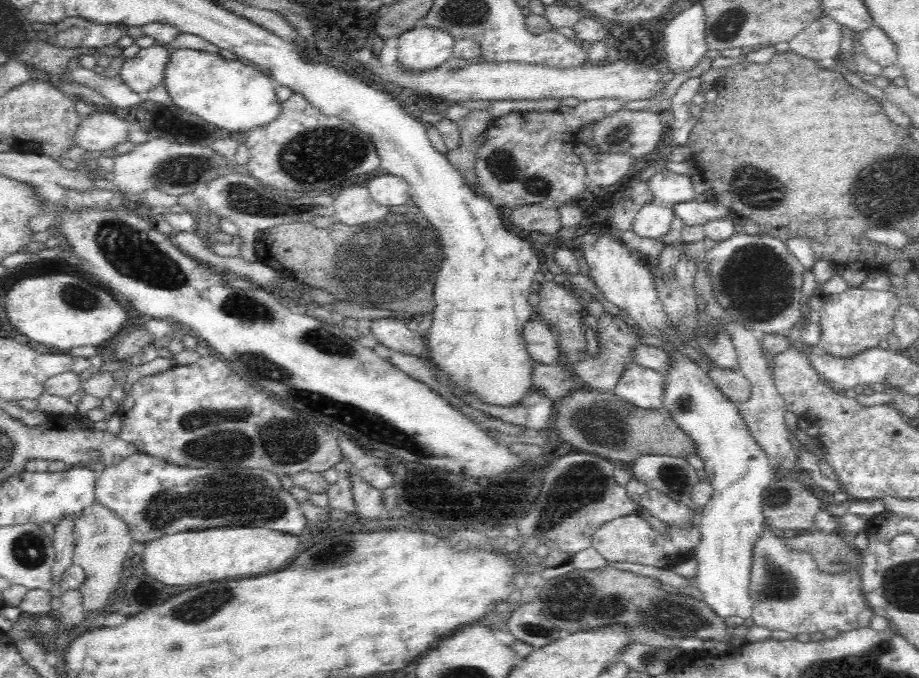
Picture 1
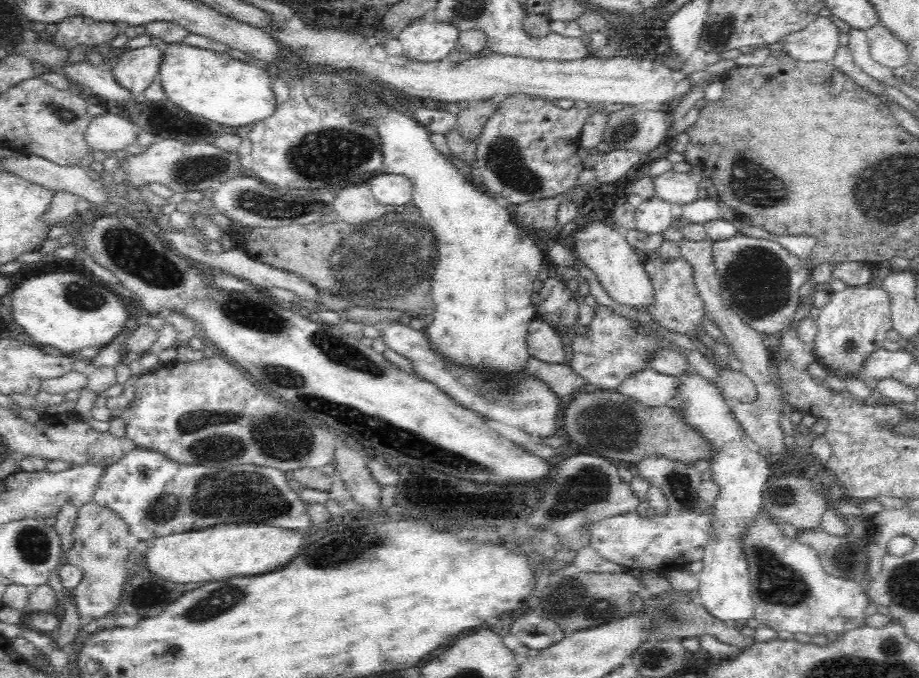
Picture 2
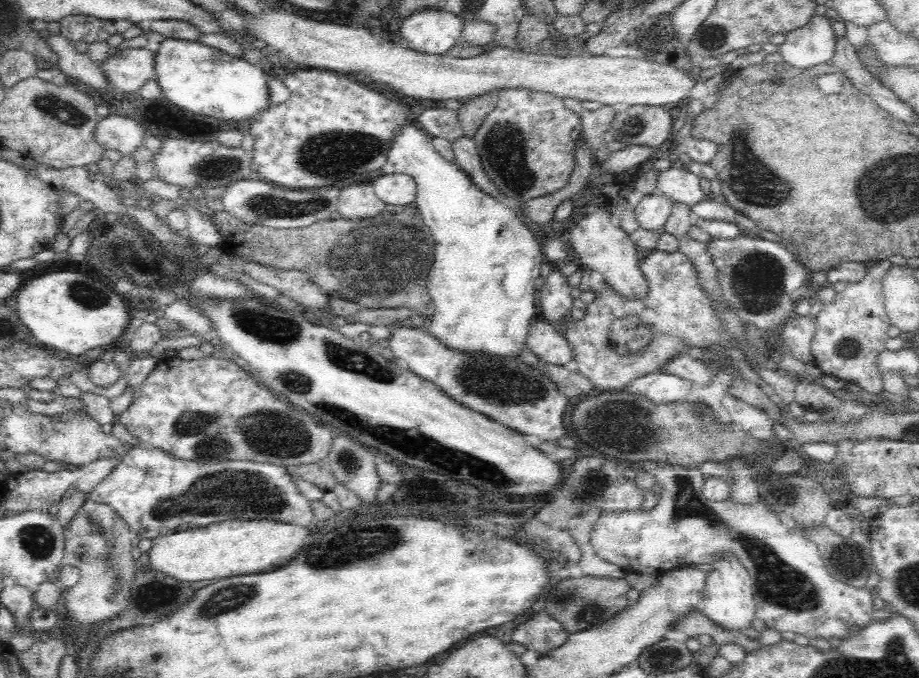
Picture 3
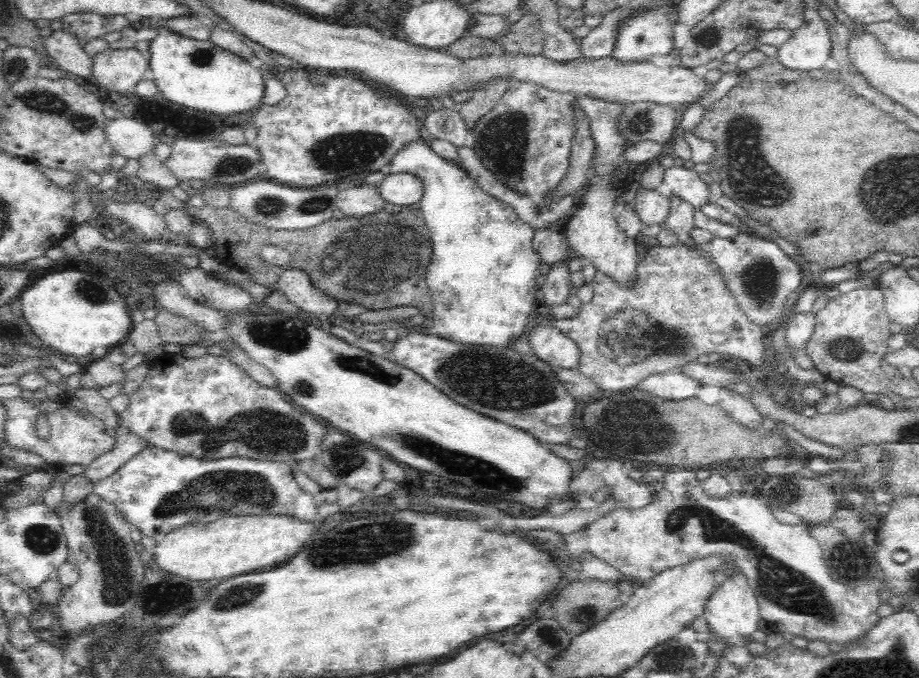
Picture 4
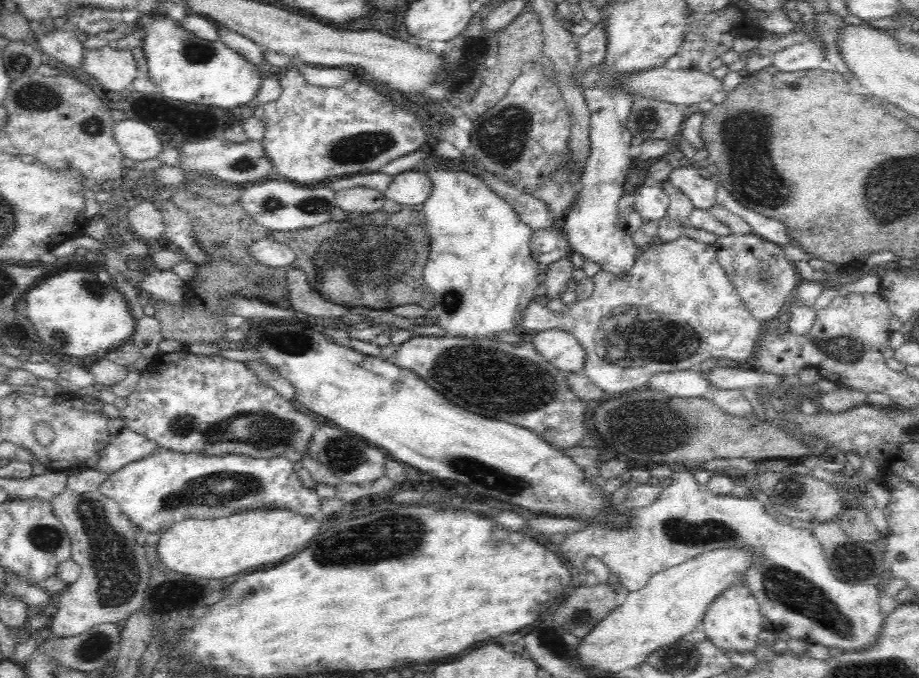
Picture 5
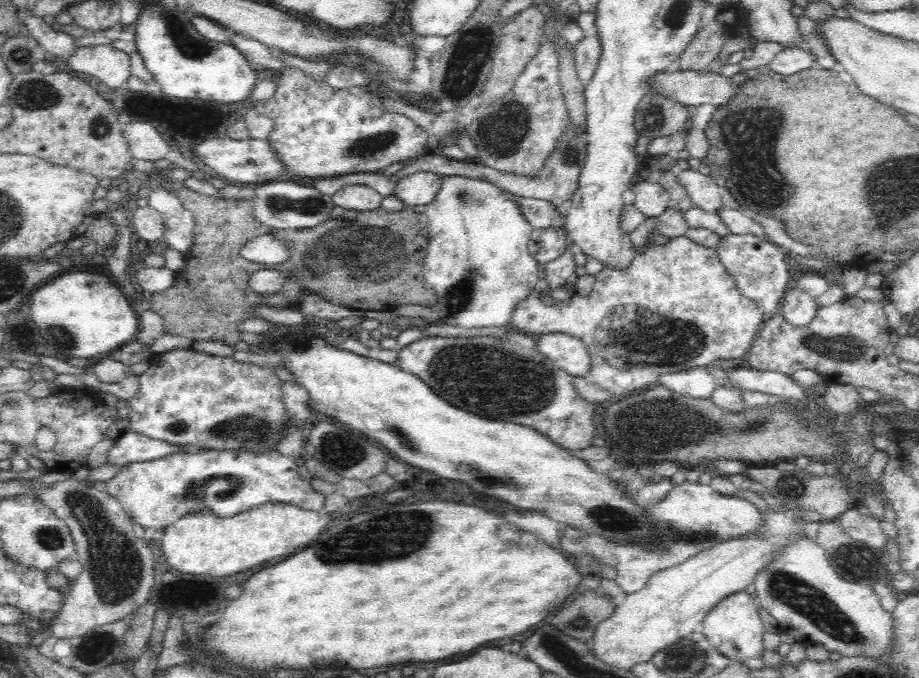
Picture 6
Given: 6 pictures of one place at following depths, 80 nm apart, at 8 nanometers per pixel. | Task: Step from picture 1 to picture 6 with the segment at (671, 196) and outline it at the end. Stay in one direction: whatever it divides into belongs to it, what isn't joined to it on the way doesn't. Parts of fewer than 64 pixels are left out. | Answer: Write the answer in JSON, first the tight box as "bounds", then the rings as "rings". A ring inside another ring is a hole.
{"bounds":[676,169,721,213],"rings":[[[676,169],[676,181],[680,183],[691,198],[694,207],[700,207],[705,212],[716,213],[721,207],[721,189],[714,177],[700,170]]]}

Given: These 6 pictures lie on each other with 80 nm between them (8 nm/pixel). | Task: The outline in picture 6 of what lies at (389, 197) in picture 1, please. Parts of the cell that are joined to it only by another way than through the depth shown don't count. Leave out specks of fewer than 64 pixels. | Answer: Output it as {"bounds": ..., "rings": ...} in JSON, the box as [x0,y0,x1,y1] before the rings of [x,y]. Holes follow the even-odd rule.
{"bounds":[392,171,440,207],"rings":[[[420,171],[400,178],[392,191],[406,207],[427,205],[436,196],[440,188],[440,175],[428,171]]]}

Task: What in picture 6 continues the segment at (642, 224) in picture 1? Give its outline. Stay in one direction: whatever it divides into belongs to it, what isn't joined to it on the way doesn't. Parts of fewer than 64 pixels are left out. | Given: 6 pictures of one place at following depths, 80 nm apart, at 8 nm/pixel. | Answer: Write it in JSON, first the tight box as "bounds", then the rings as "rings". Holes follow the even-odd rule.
{"bounds":[632,181,669,220],"rings":[[[640,181],[632,187],[635,194],[633,205],[647,219],[652,220],[662,216],[669,207],[669,196],[660,183],[650,184]]]}

